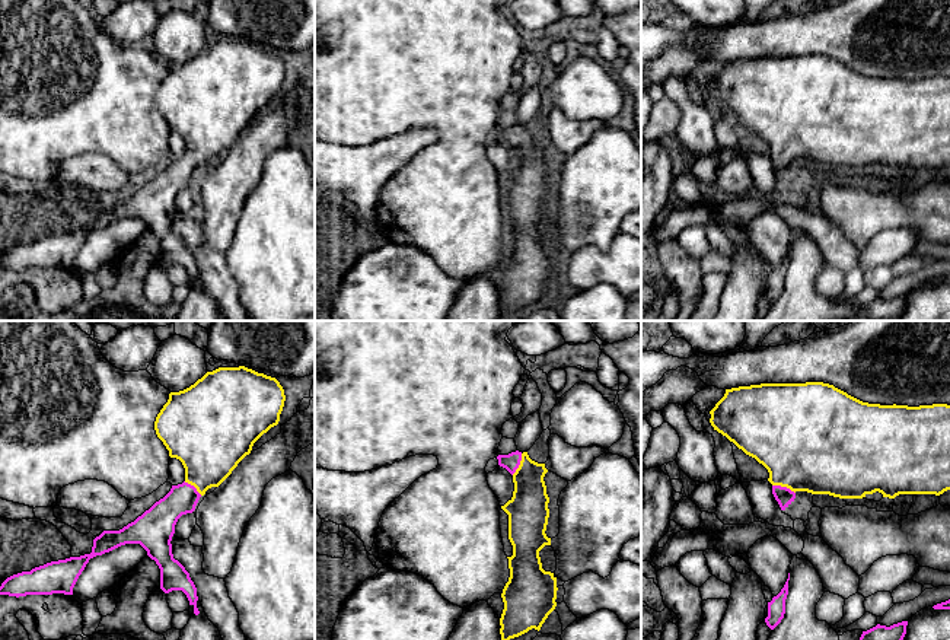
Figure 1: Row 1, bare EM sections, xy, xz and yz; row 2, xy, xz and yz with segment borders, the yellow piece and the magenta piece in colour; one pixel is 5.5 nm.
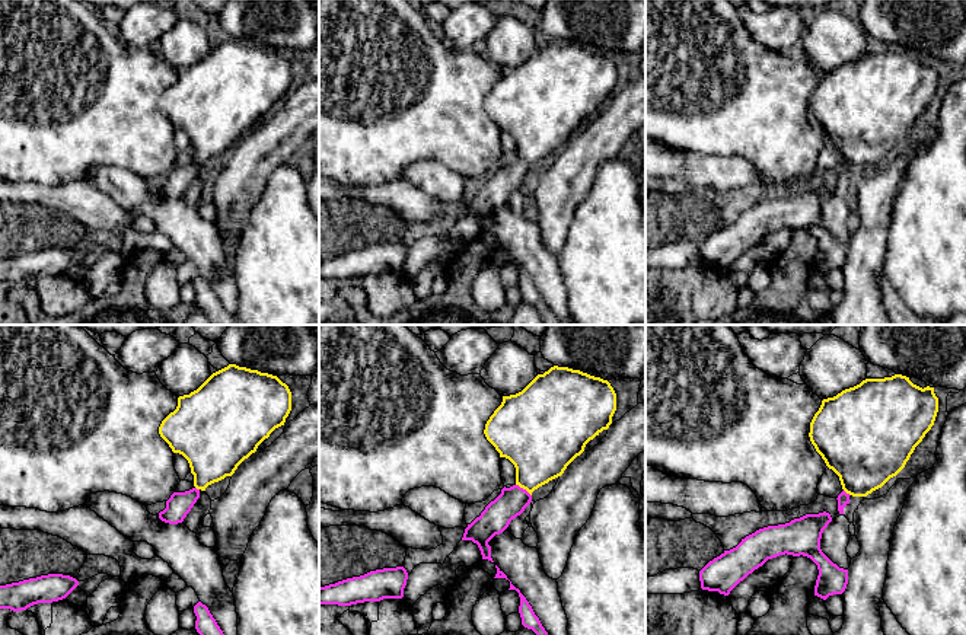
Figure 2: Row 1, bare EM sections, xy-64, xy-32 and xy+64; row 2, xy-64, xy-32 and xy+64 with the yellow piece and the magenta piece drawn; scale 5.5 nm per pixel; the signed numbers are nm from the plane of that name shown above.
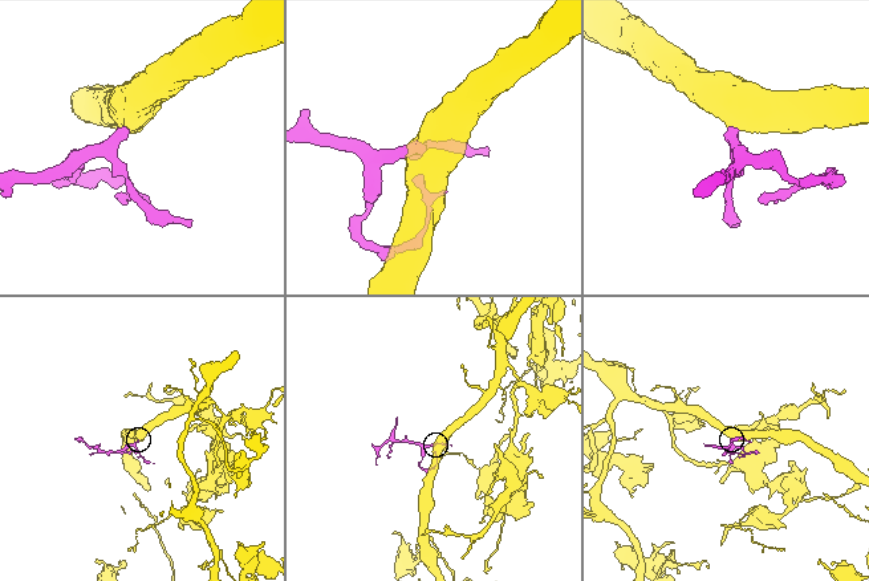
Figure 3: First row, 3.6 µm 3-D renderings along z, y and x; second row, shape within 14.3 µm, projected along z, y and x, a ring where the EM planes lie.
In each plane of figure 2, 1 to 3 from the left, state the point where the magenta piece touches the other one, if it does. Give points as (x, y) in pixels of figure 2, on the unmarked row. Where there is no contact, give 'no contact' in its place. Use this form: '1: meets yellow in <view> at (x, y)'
1: meets yellow in xy-64 at (197, 162)
2: meets yellow in xy-32 at (523, 162)
3: meets yellow in xy+64 at (847, 166)

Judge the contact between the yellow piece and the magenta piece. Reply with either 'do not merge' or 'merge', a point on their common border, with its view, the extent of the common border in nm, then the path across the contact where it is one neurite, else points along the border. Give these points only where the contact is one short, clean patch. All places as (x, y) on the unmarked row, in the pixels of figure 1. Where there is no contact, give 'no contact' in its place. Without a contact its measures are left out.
merge; contact yz (784, 159); length 140 nm; way yz (806, 120), (796, 130), (784, 159), (784, 169)

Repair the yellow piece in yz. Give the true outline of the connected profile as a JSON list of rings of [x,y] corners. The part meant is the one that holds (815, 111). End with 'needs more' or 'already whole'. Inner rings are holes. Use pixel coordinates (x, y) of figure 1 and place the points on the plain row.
[[[823,55],[761,57],[726,63],[710,85],[710,96],[746,128],[762,137],[781,184],[797,165],[863,172],[876,165],[895,172],[899,168],[935,168],[950,163],[950,79],[880,79],[863,76]]] | needs more

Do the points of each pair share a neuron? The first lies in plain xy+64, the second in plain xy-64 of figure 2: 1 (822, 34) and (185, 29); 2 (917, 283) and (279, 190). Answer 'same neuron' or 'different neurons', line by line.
1: same neuron
2: same neuron

